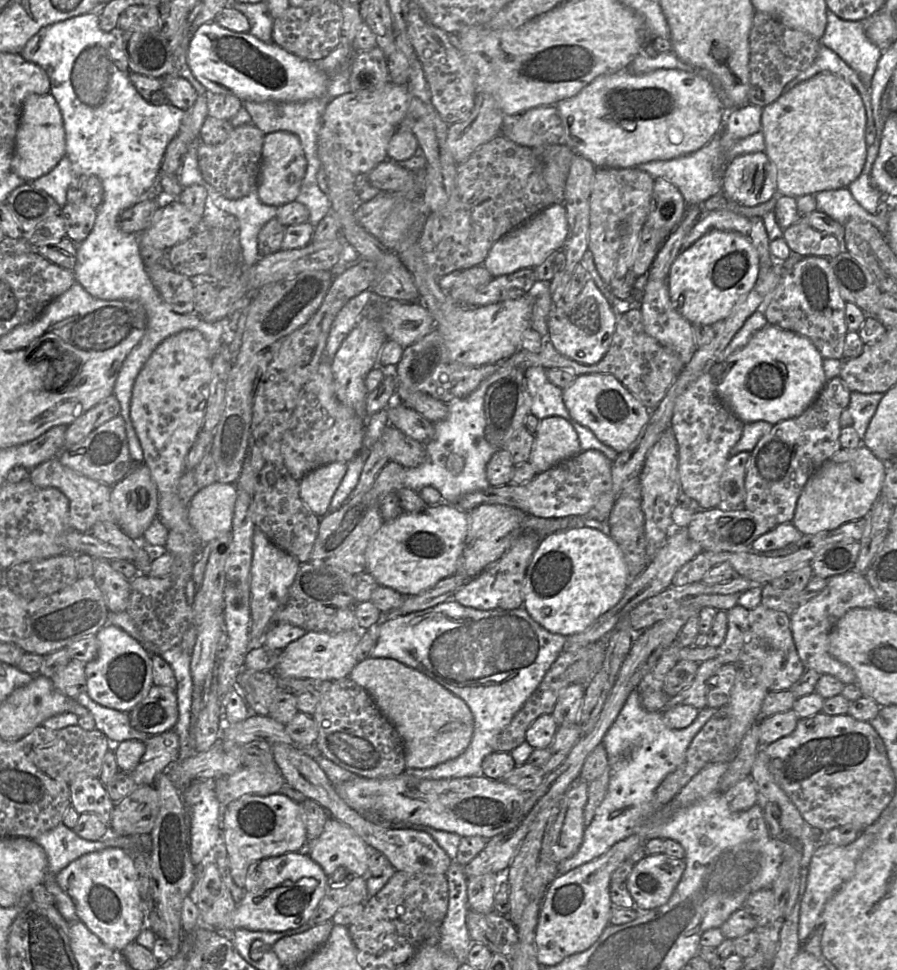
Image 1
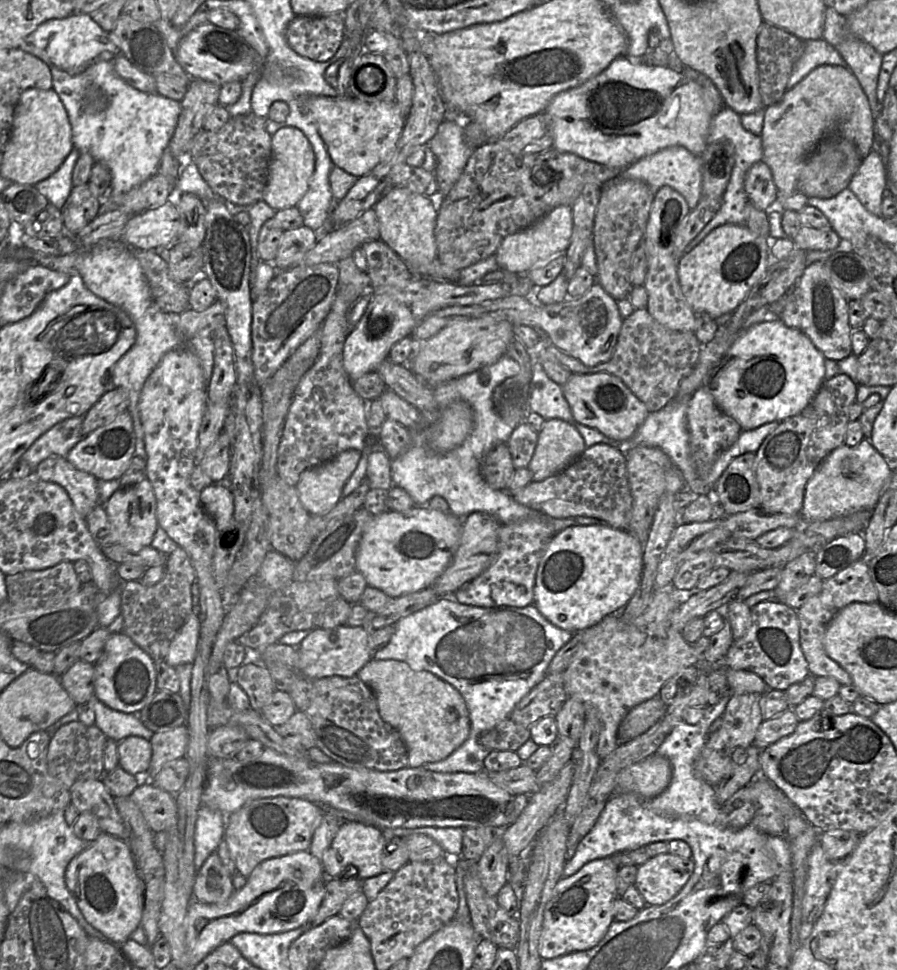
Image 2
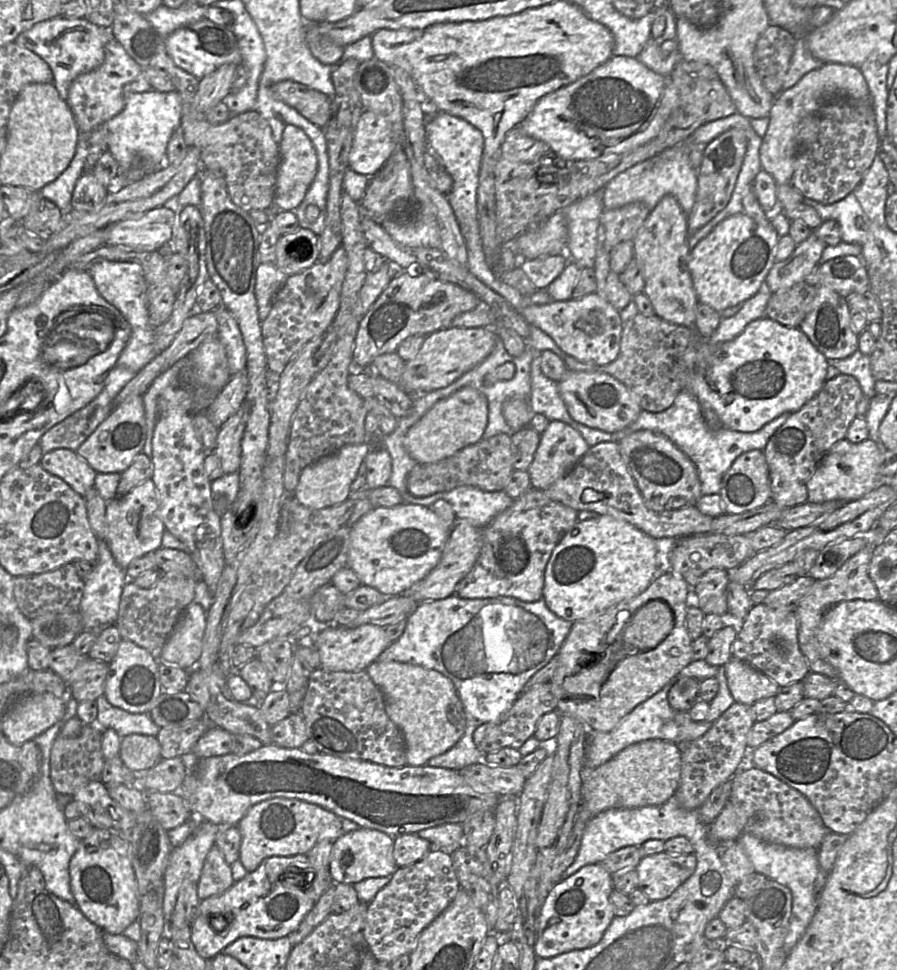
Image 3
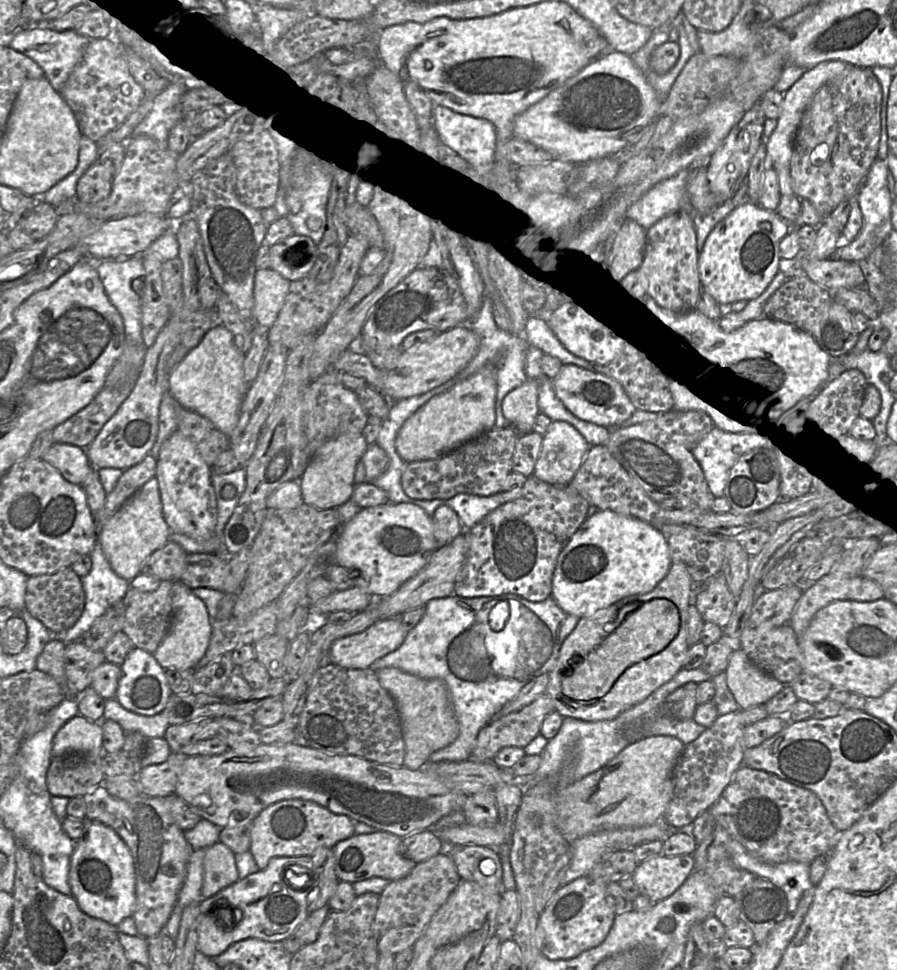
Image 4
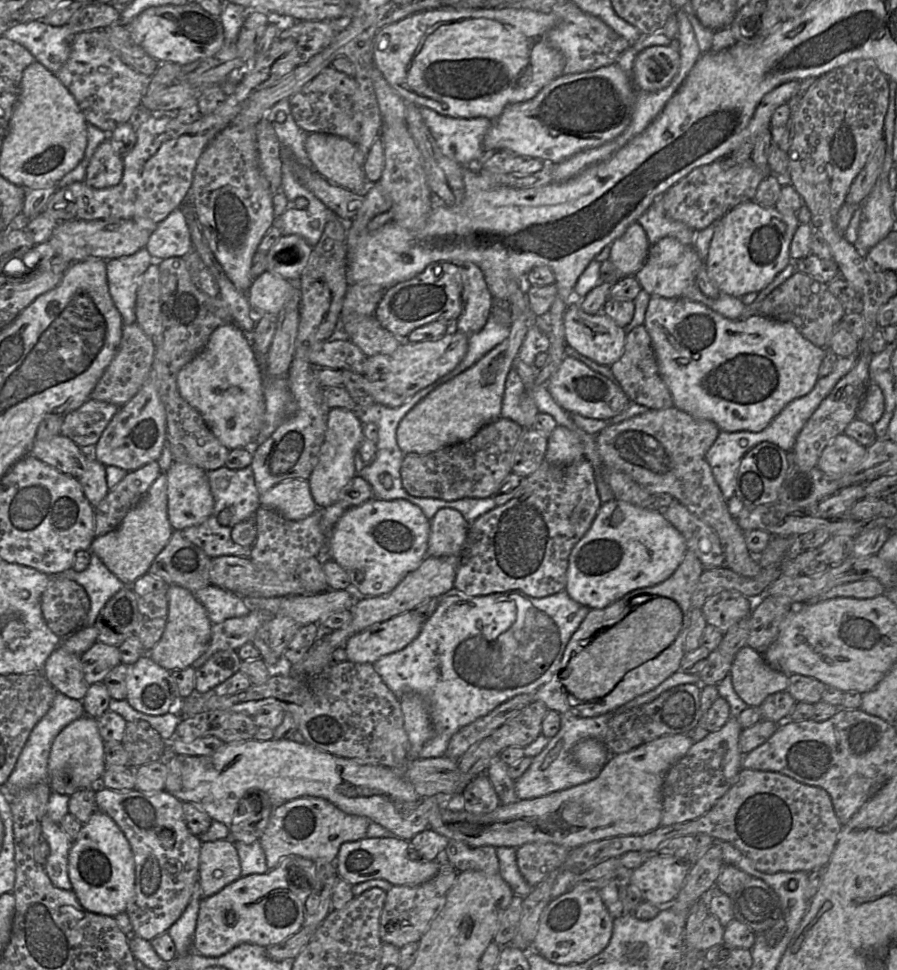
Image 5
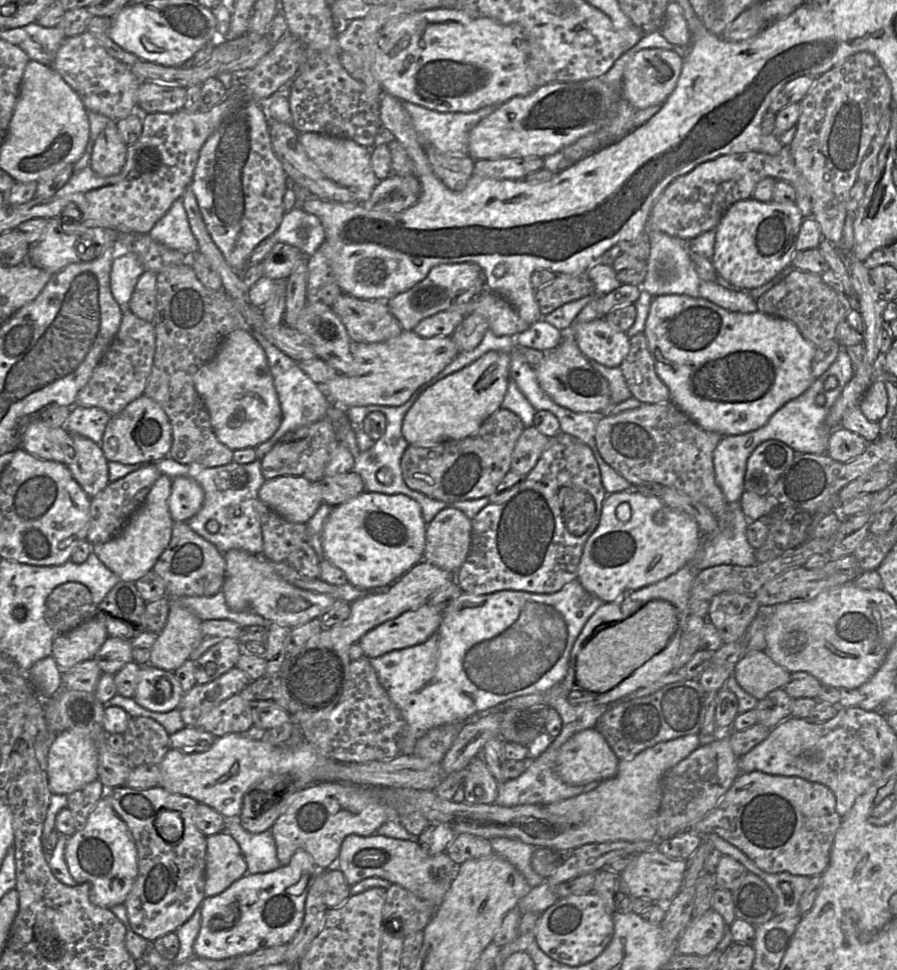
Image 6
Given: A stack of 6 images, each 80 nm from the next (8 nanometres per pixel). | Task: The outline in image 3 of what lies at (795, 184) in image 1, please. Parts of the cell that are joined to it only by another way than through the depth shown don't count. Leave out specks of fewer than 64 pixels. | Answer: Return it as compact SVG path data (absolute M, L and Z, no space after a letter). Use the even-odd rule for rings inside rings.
M825 63L805 74L795 85L775 97L768 114L768 128L759 150L761 169L770 174L777 185L790 184L802 123L820 106L835 96L853 100L869 100L867 83L857 66Z

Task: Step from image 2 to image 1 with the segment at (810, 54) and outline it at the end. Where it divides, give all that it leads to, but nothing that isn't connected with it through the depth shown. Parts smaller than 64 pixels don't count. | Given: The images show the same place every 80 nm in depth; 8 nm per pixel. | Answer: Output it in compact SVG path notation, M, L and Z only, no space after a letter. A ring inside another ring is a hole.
M822 44L811 66L787 83L783 92L791 90L797 84L821 72L830 72L849 82L861 96L866 111L866 118L868 118L868 113L872 113L870 90L862 83L853 69L851 69L835 52Z

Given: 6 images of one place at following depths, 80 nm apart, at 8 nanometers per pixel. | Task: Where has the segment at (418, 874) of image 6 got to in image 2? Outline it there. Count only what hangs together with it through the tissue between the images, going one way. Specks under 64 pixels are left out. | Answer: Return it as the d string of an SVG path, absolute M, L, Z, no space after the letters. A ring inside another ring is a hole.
M351 821L341 823L337 834L333 839L333 842L320 860L323 865L325 874L328 878L339 878L342 872L348 866L354 867L357 870L357 878L362 880L382 874L383 872L385 872L385 870L382 866L381 858L386 843L387 840L383 835L382 830L377 827L367 825L362 822Z

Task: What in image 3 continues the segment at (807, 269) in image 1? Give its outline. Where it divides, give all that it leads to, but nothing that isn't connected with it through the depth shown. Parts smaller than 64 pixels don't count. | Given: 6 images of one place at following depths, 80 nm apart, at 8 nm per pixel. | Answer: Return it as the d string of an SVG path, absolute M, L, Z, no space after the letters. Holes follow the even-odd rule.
M822 285L815 286L817 293L811 310L798 328L828 360L844 359L858 350L858 334L851 324L849 305L846 299L834 290Z

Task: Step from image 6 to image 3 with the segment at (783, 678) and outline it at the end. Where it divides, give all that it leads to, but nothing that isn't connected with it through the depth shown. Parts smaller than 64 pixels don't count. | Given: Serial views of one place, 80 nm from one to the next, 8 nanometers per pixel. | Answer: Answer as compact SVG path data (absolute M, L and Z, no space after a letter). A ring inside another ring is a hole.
M735 658L723 667L727 685L737 703L752 706L760 699L775 697L780 687L749 664Z

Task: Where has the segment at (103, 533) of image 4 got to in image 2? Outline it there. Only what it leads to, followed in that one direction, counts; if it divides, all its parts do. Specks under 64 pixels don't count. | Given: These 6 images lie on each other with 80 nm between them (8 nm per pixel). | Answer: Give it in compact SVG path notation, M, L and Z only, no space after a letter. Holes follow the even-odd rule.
M148 478L128 487L120 487L105 502L104 509L113 530L113 542L122 544L132 551L151 545L158 521L156 498Z

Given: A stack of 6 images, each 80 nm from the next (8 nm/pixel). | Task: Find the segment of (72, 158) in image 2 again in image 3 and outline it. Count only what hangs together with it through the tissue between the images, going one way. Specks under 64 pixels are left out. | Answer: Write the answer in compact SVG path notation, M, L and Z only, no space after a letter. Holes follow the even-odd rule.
M80 132L76 152L69 166L59 177L40 190L41 196L55 203L62 211L71 210L73 191L80 176L85 172L87 155L87 137Z

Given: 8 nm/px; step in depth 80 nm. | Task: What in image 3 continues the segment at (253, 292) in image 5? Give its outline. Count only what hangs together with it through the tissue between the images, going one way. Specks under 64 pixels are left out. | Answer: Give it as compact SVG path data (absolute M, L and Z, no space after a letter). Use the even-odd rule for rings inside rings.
M260 263L256 268L254 294L258 307L258 318L267 318L276 293L286 281L287 275L281 272L275 264Z

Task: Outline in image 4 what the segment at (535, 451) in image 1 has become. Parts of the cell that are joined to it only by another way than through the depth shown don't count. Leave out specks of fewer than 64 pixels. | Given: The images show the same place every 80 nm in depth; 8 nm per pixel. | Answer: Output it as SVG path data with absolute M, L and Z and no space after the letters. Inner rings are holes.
M552 421L543 435L533 476L552 485L567 485L589 449L590 445L571 424Z

